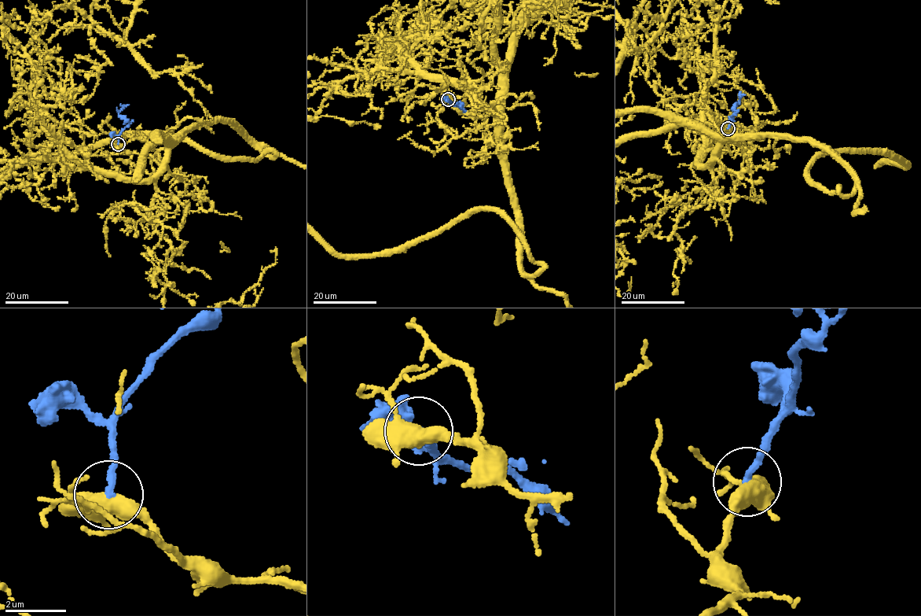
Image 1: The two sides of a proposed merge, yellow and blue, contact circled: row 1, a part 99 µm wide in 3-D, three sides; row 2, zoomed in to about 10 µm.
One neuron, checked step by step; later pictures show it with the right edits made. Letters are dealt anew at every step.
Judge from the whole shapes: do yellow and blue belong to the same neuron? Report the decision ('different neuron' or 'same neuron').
different neuron

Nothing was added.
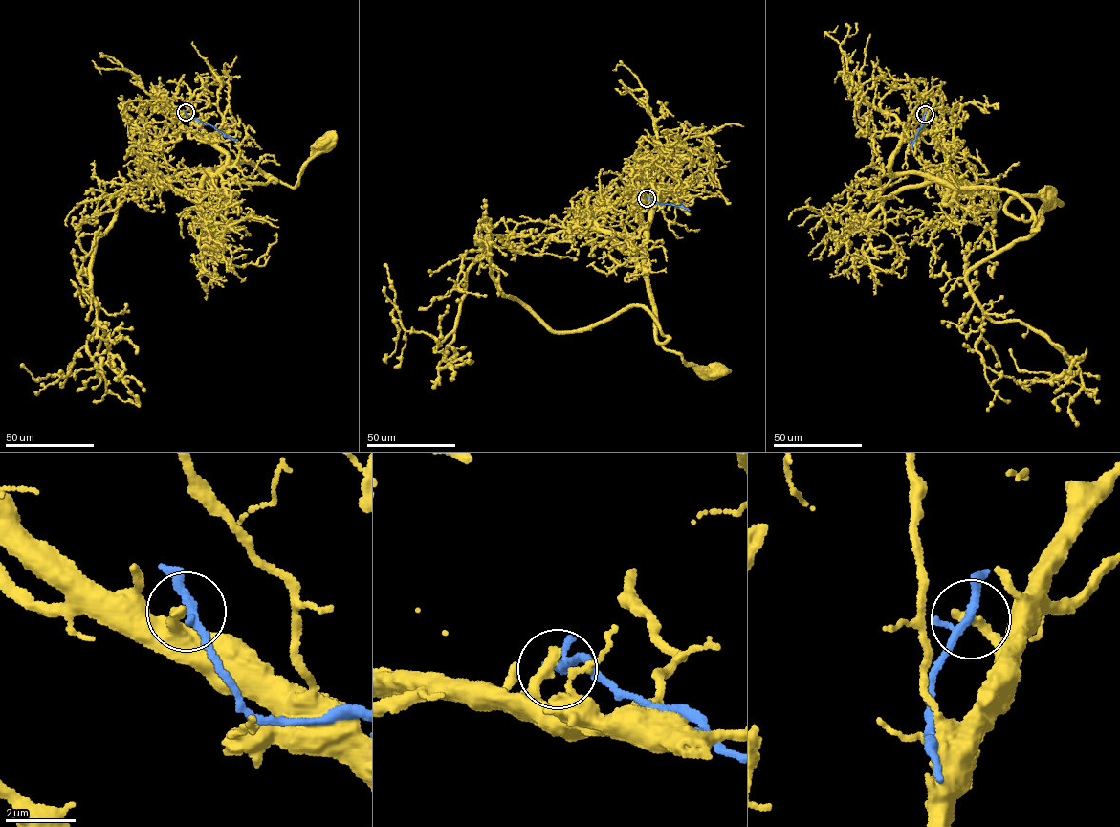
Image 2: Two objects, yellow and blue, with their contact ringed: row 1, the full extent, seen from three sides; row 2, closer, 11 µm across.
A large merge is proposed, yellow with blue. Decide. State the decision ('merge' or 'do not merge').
do not merge

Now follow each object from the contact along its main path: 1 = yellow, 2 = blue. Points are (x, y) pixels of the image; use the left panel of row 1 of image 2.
1: (185, 112), (226, 154), (215, 174), (209, 169), (249, 161), (295, 187), (322, 143)
2: (185, 112), (188, 118), (210, 124), (225, 136), (237, 141)

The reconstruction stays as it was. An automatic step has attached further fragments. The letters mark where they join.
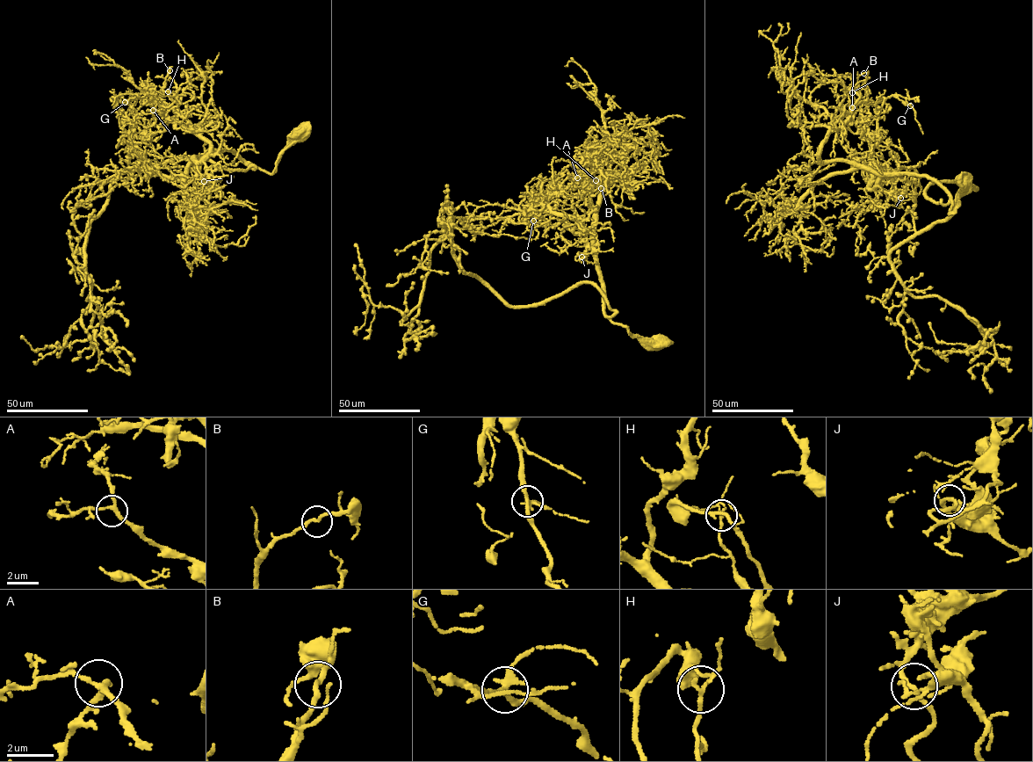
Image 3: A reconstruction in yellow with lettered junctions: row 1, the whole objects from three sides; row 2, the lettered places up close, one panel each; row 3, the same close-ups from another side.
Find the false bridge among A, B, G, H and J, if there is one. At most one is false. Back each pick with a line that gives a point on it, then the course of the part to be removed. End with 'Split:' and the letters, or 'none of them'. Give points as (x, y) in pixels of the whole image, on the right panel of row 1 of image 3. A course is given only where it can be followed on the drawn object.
H: place (852, 92); course (852, 92), (844, 112), (837, 121), (834, 122), (841, 115), (853, 119), (852, 105), (861, 103), (862, 106)
Split: H

